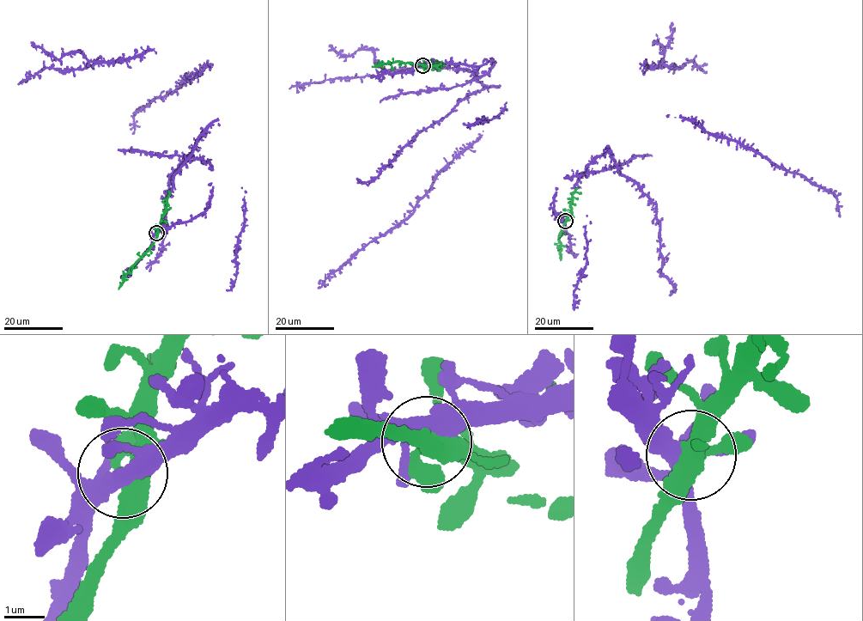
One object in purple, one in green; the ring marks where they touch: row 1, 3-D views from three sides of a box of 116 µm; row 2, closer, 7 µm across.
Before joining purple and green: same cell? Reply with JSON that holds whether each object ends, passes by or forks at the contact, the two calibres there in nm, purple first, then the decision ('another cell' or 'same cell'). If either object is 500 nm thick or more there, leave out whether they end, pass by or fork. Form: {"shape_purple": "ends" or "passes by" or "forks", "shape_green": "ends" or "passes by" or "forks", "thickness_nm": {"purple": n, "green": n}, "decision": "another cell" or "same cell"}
{"shape_purple": "forks", "shape_green": "forks", "thickness_nm": {"purple": 380, "green": 400}, "decision": "same cell"}

